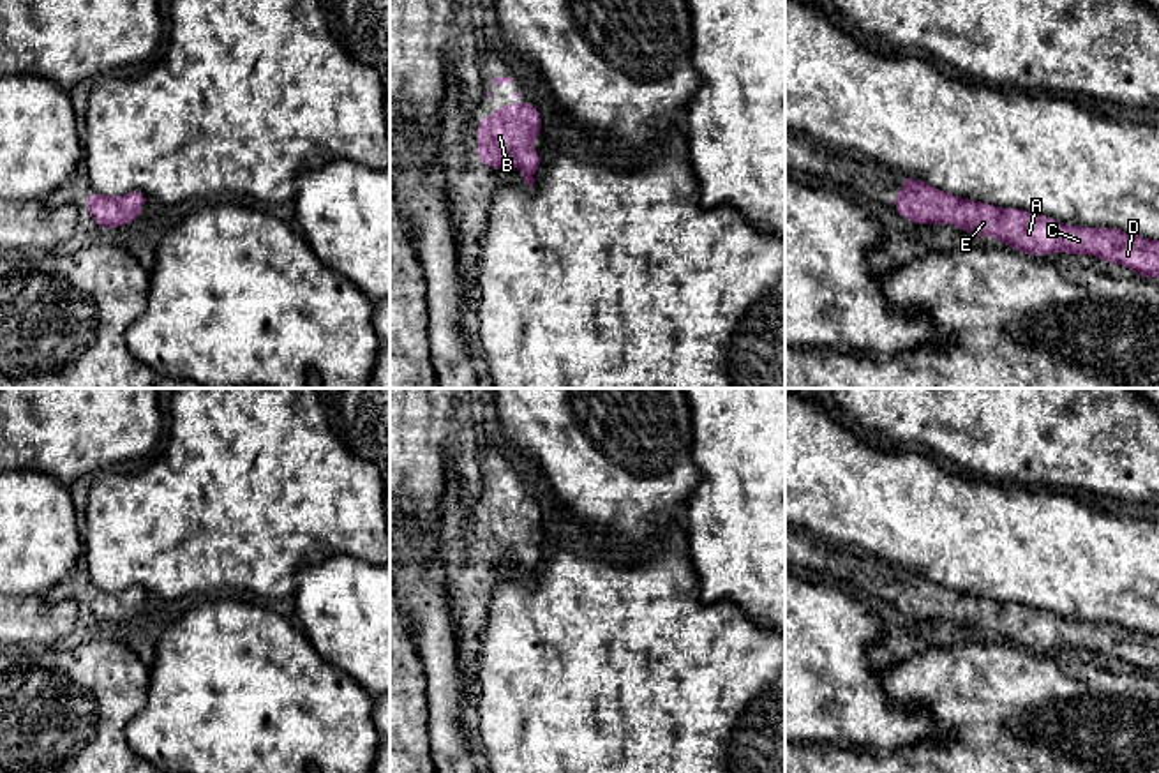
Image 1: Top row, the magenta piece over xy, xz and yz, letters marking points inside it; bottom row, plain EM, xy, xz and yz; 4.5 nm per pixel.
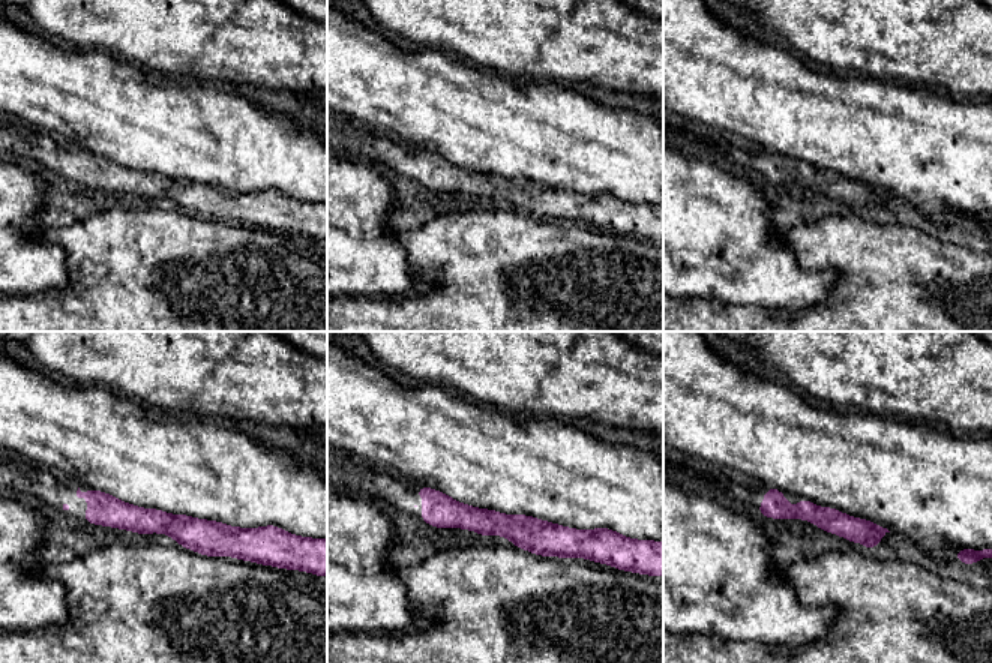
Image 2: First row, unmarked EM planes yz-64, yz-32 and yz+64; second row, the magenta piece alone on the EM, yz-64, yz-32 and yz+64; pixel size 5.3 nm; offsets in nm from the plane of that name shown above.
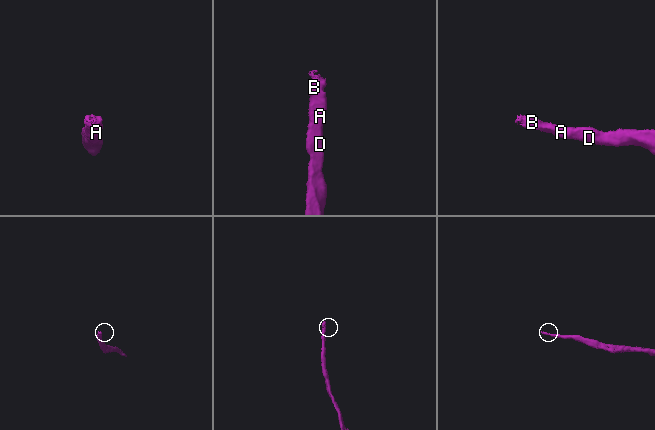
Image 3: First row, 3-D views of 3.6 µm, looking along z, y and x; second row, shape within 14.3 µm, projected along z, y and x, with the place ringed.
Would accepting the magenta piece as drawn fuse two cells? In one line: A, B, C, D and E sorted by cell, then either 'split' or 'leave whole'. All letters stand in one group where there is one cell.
A B C D E; leave whole

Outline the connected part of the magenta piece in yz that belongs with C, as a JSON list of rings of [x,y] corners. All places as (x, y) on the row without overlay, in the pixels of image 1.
[[[907,572],[893,602],[917,619],[953,619],[972,632],[997,632],[1004,641],[1032,651],[1050,648],[1092,649],[1150,674],[1159,672],[1159,635],[1122,625],[1067,621],[1021,604],[968,597]]]

